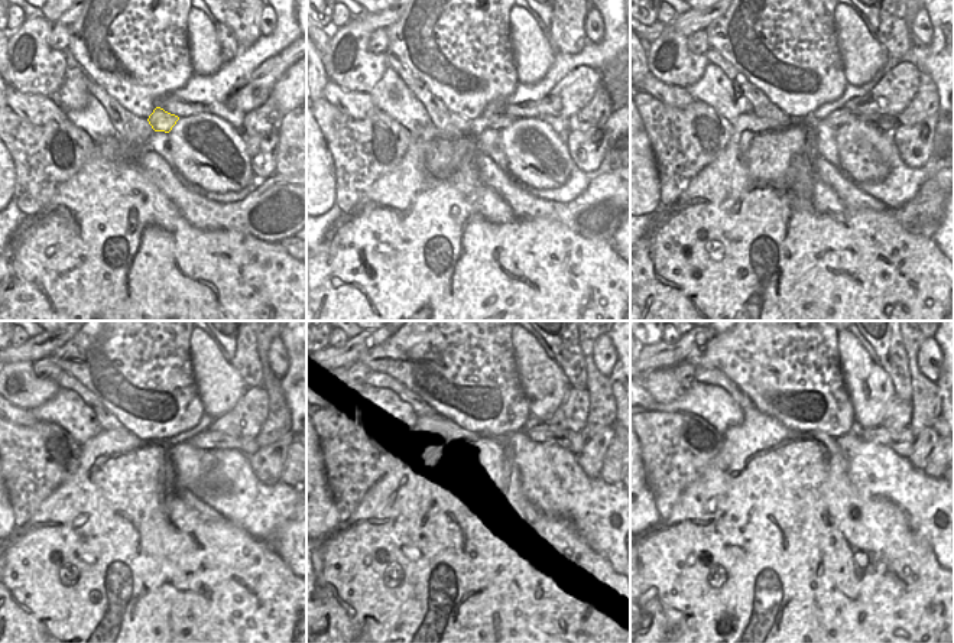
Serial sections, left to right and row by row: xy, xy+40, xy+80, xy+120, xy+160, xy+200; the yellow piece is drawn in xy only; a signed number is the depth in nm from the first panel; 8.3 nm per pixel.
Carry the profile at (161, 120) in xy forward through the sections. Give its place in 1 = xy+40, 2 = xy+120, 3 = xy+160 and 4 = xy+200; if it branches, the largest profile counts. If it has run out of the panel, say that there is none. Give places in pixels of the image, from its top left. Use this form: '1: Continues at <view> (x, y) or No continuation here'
1: Continues at xy+40 (496, 122)
2: Continues at xy+120 (207, 439)
3: Continues at xy+160 (574, 442)
4: Continues at xy+200 (899, 441).

